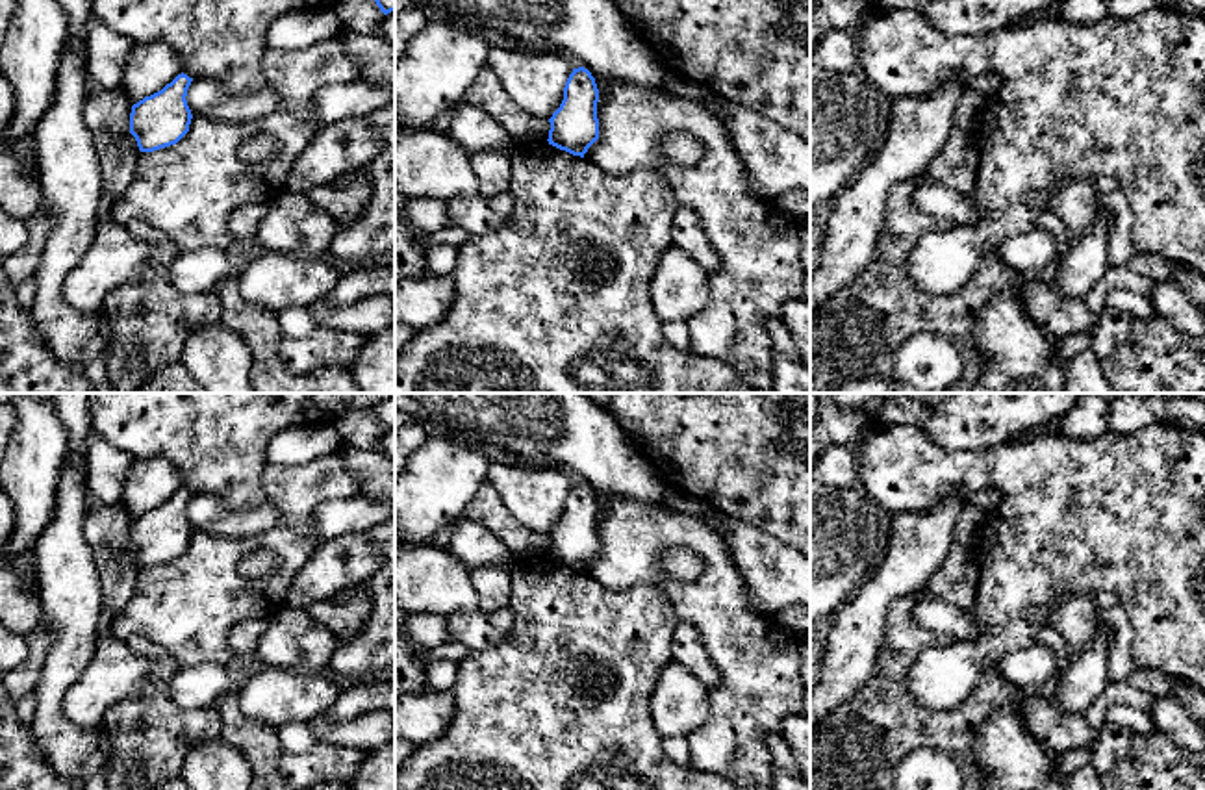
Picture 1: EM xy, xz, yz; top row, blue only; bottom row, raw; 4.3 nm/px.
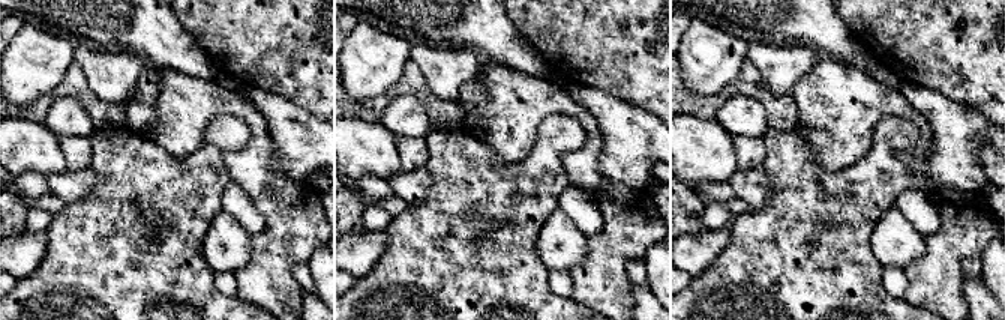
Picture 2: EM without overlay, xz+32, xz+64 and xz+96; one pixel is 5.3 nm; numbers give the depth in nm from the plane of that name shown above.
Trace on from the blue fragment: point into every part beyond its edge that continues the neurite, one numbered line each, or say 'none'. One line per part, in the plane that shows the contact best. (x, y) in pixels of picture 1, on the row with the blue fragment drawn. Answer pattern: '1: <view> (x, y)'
none

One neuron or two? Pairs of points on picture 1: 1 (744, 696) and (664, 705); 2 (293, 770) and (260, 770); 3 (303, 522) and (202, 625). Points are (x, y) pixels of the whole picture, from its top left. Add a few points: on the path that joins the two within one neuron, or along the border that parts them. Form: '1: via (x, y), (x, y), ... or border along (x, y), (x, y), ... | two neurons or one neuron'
1: border along (709, 688), (709, 718), (684, 737) | two neurons
2: border along (284, 753), (277, 770) | two neurons
3: via (293, 555), (267, 588), (236, 598) | one neuron

